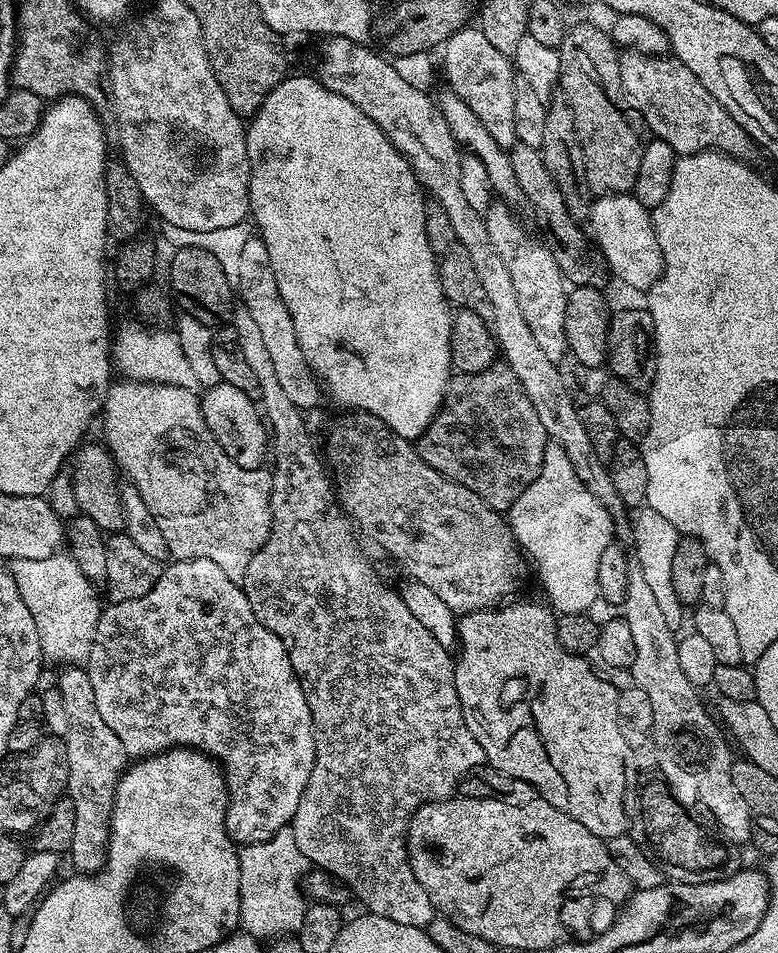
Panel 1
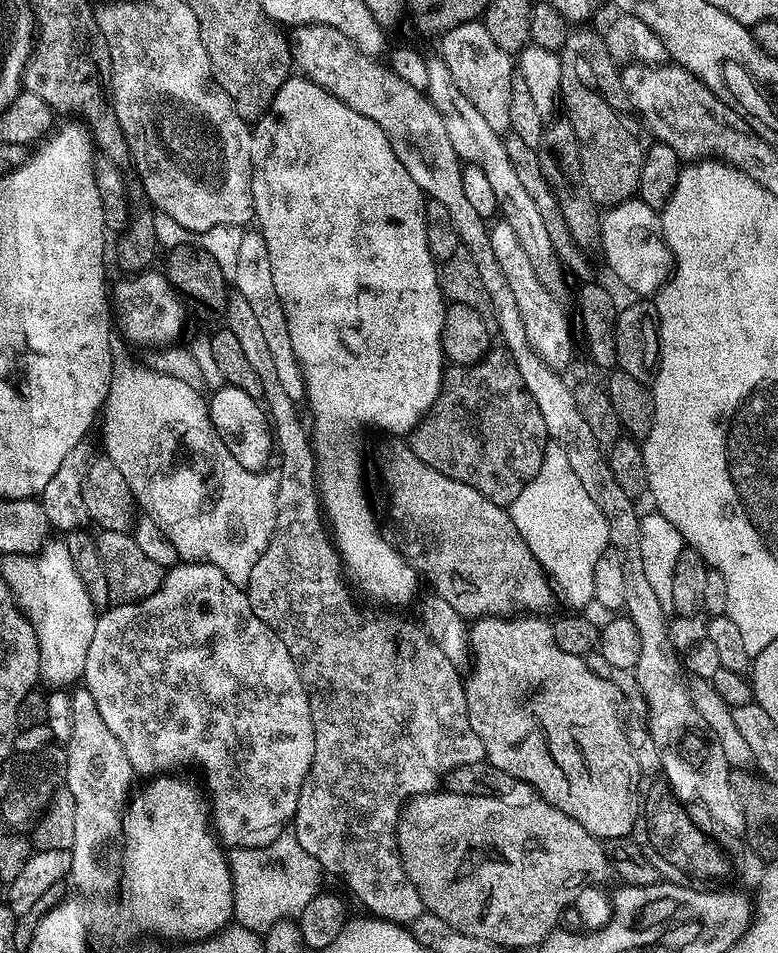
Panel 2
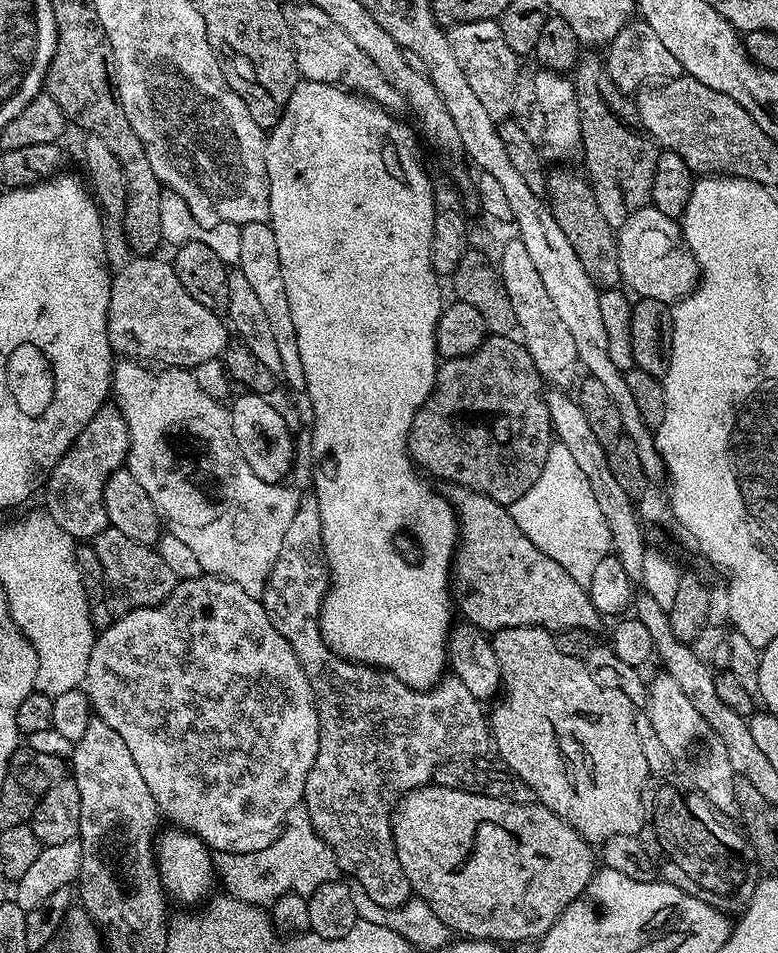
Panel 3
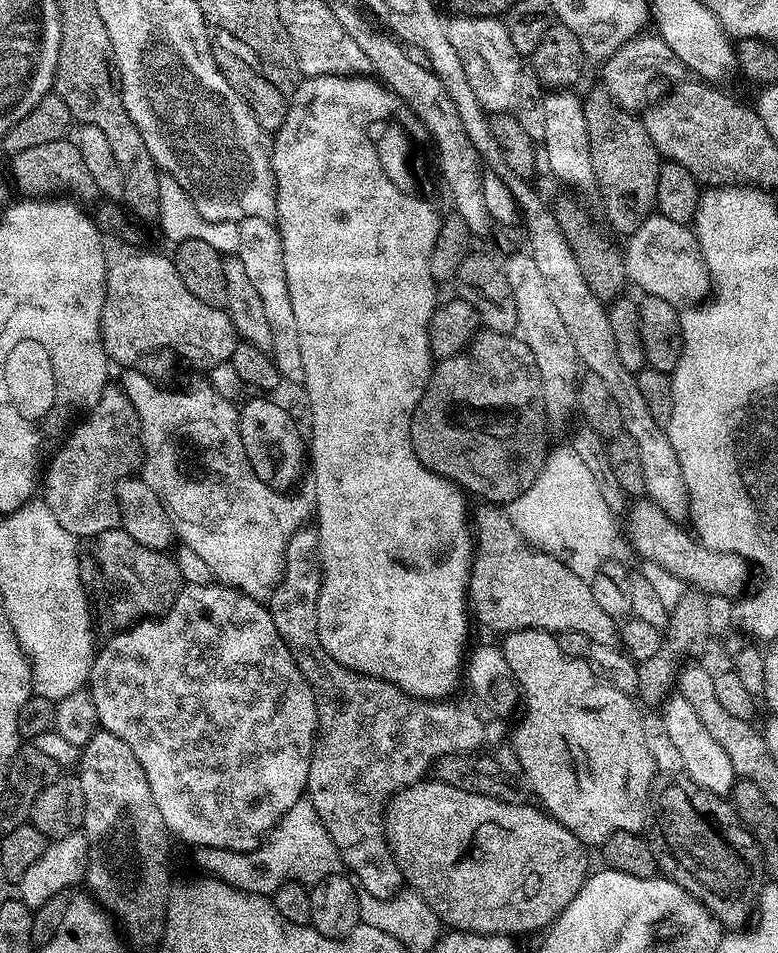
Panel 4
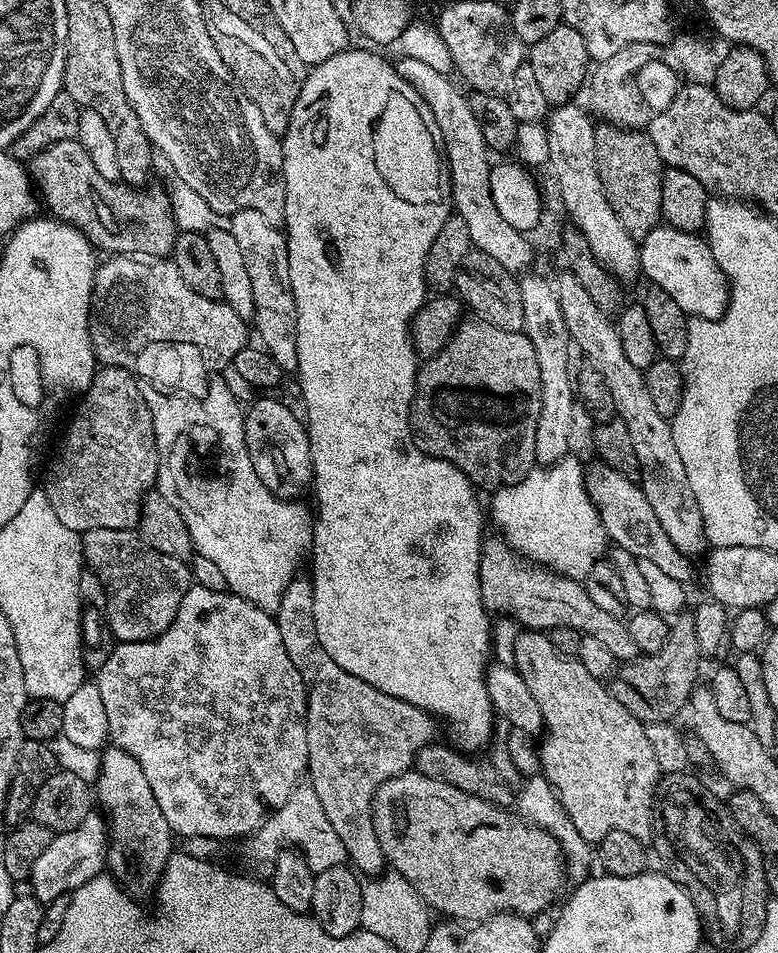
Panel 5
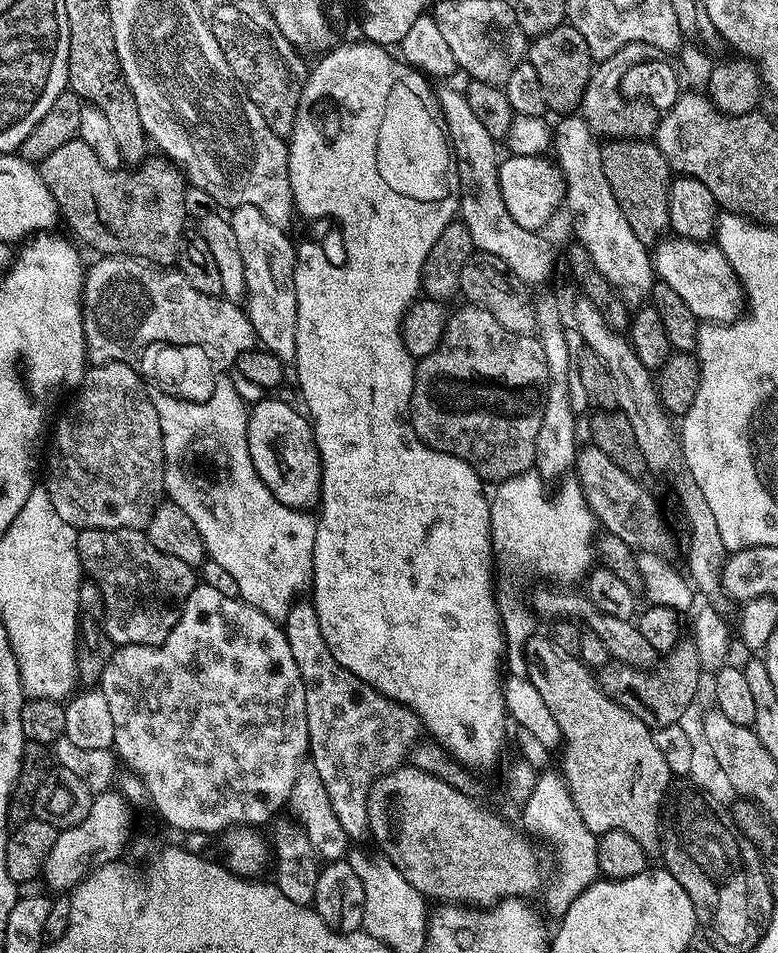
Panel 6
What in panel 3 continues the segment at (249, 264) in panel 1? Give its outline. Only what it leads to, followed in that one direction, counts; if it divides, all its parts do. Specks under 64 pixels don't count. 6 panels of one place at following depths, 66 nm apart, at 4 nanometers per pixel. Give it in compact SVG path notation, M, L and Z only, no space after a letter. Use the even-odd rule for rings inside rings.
M250 222L240 225L242 254L238 265L239 272L254 289L262 311L266 313L266 322L274 334L274 343L278 346L278 358L282 358L282 370L279 375L292 388L306 389L306 374L302 370L302 354L298 354L298 338L294 334L294 318L290 318L290 302L286 302L286 286L282 282L280 255L274 243L274 230L268 222Z

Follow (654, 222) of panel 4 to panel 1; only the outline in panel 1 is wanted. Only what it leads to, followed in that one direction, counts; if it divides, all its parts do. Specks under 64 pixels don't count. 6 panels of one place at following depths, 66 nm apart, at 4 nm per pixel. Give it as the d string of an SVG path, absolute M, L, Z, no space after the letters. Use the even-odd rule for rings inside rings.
M621 194L618 196L596 196L590 204L590 221L592 220L592 232L595 247L602 257L605 265L610 269L611 275L616 276L628 288L641 288L647 290L664 274L664 255L658 246L656 237L656 225L652 223L649 209L638 202L638 198L631 194Z

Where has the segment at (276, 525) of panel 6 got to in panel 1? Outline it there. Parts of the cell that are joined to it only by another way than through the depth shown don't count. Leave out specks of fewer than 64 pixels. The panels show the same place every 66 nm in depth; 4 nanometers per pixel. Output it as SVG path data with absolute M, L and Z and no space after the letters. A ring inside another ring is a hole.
M121 379L119 382L113 383L112 387L108 389L108 396L104 400L102 409L104 437L102 440L113 461L118 465L119 471L123 475L125 472L128 475L127 479L138 490L138 494L142 494L142 502L146 502L148 513L158 526L158 530L162 530L162 538L166 538L169 557L173 561L206 558L210 562L222 566L222 570L226 570L229 576L240 578L243 577L250 558L254 558L254 554L267 542L272 529L272 478L267 471L238 466L238 462L234 462L234 458L230 458L230 454L226 454L226 450L222 450L222 446L218 446L214 434L204 421L204 415L200 409L201 397L195 396L196 394L191 388L174 386L173 384L149 384L147 380Z

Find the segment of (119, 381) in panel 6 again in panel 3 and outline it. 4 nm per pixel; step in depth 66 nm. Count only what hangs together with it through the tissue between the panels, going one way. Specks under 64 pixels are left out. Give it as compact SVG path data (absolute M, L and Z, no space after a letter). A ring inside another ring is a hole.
M115 406L100 408L46 477L46 491L43 493L48 503L46 511L58 526L62 526L62 530L66 530L66 534L77 541L88 542L109 527L104 509L104 483L125 463L127 455L128 425L124 423L124 415Z

